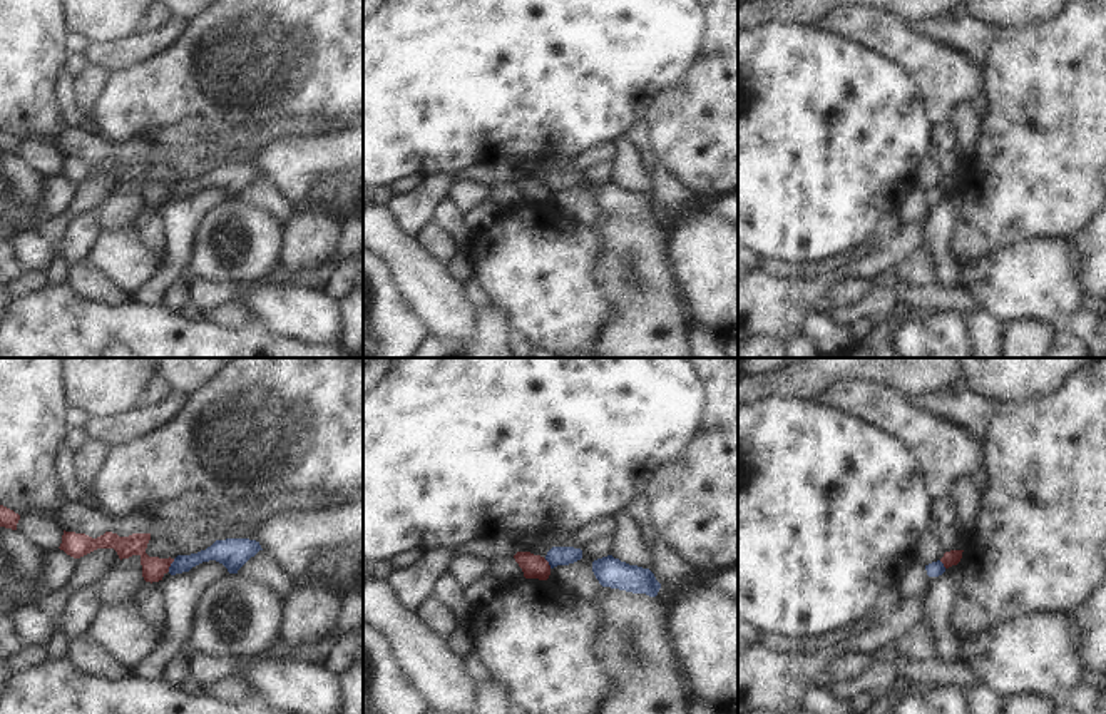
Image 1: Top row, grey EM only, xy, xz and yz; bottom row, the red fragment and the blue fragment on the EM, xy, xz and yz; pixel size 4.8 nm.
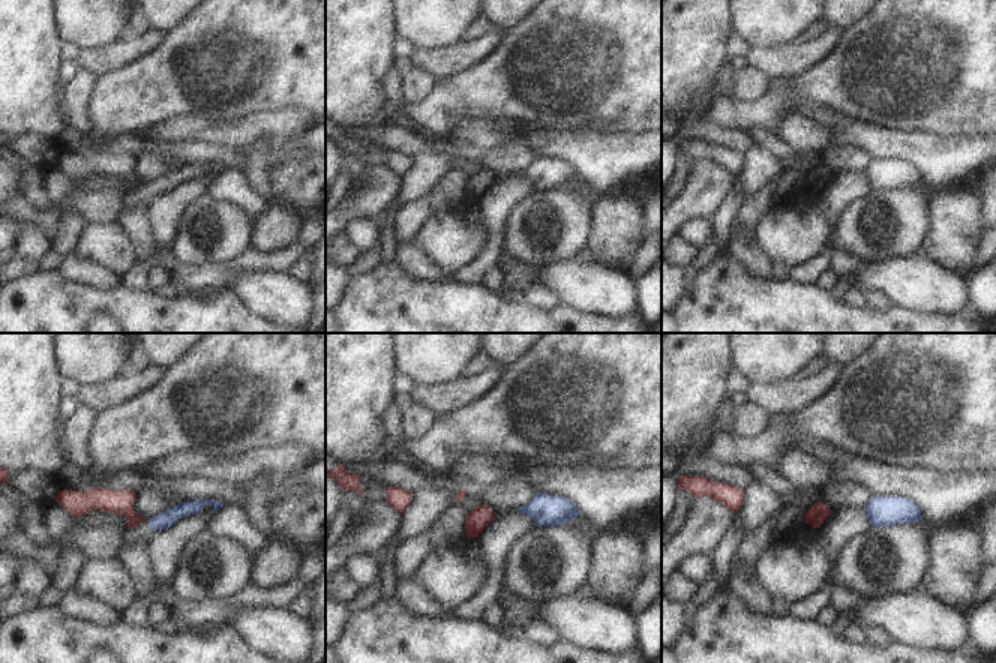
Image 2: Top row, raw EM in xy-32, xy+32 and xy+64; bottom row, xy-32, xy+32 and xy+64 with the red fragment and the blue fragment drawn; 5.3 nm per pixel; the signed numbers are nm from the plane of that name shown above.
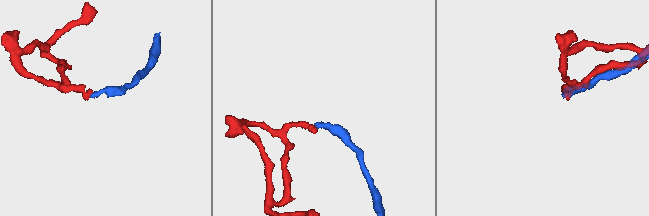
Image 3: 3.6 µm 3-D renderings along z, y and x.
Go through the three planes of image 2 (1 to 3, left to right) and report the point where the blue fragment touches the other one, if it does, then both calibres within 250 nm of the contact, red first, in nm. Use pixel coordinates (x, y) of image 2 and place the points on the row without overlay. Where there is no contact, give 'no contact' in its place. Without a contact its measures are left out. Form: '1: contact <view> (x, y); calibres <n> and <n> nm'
1: no contact
2: contact xy+32 (494, 179); calibres 120 and 20 nm
3: no contact

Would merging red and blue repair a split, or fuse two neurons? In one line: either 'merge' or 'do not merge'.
do not merge

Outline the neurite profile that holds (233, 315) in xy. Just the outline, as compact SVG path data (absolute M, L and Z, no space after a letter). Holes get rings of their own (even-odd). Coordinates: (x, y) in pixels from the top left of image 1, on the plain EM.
M229 301L211 311L201 311L201 316L219 328L239 329L246 323L249 313L239 301Z

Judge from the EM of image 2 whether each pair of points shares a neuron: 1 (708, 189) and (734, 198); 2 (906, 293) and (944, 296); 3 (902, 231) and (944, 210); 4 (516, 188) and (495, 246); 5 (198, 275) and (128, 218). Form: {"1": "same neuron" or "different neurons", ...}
{"1": "different neurons", "2": "same neuron", "3": "different neurons", "4": "same neuron", "5": "different neurons"}

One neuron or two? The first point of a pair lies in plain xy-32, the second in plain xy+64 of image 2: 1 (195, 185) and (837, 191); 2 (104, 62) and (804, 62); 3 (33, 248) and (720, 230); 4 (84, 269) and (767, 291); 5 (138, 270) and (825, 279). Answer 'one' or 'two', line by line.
1: one
2: one
3: two
4: two
5: two

